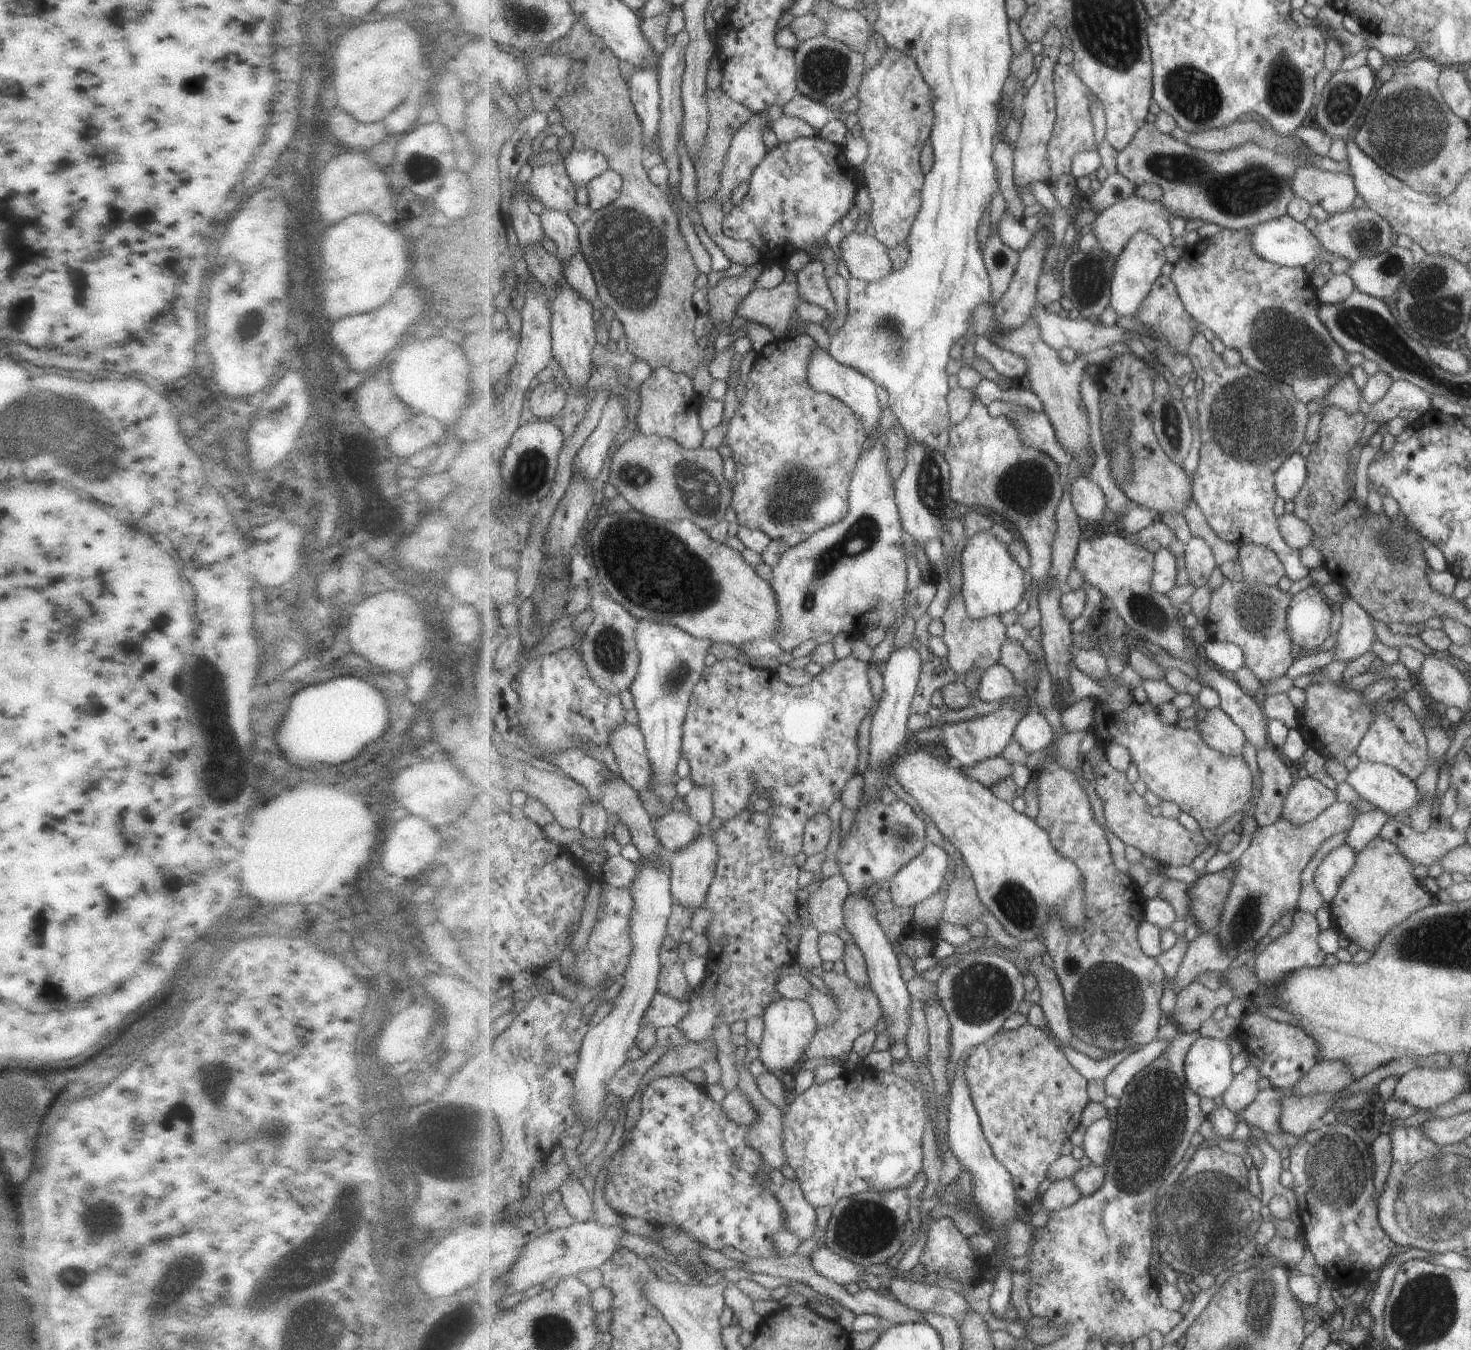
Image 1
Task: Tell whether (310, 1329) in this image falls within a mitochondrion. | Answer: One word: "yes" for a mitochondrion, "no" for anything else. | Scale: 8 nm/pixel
yes

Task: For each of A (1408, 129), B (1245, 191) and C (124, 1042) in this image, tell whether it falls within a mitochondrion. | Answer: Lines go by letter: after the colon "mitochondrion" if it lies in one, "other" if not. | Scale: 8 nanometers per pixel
A: mitochondrion
B: mitochondrion
C: mitochondrion

